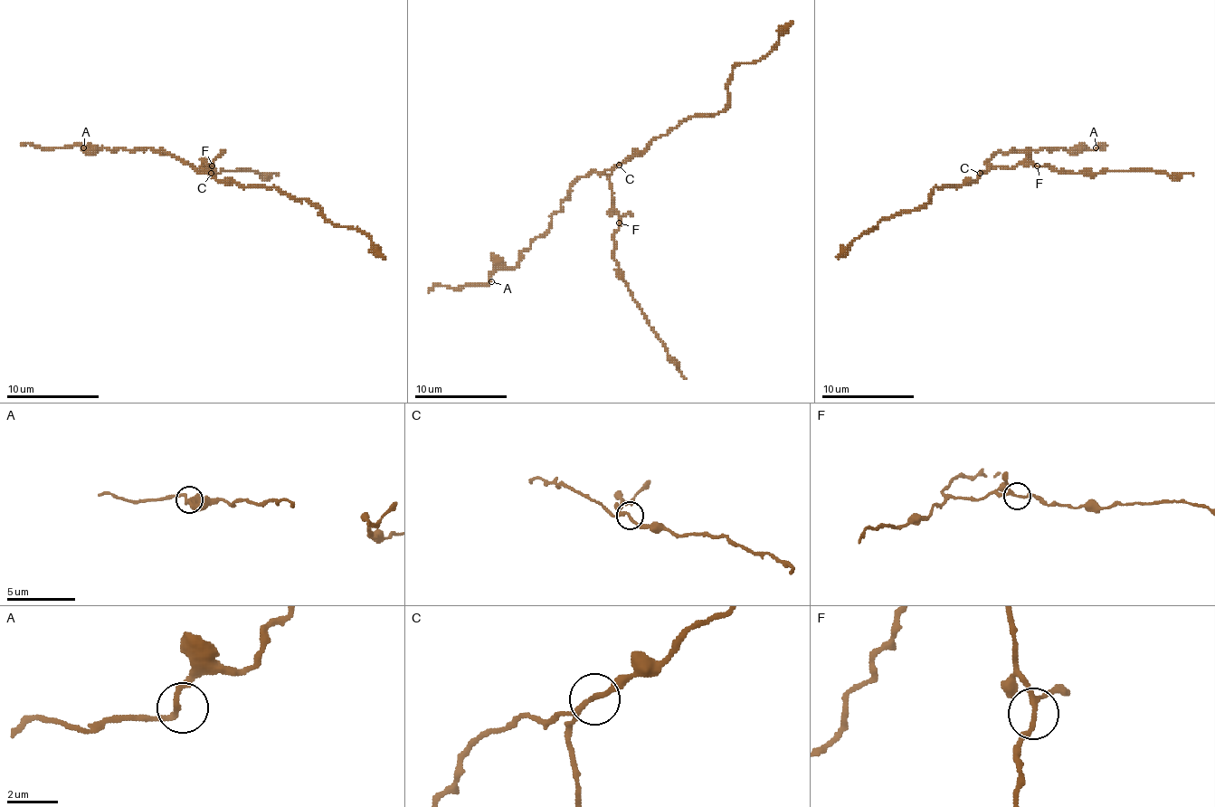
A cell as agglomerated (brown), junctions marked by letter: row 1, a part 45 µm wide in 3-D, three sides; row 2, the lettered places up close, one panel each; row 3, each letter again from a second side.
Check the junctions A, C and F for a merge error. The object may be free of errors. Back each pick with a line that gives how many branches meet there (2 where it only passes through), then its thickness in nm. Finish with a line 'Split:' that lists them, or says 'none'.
Split: none

